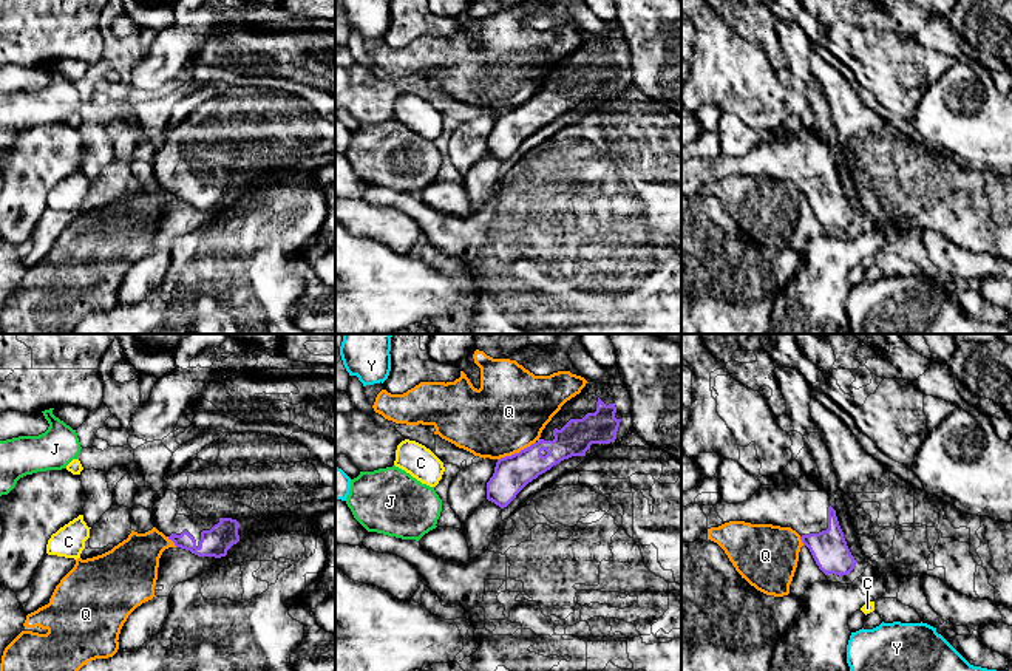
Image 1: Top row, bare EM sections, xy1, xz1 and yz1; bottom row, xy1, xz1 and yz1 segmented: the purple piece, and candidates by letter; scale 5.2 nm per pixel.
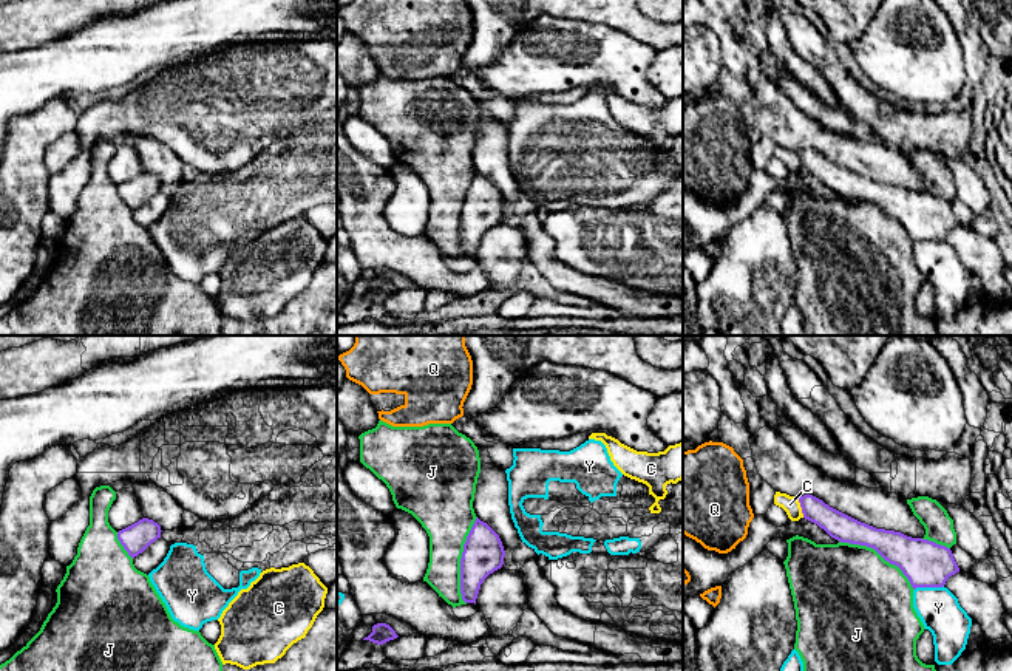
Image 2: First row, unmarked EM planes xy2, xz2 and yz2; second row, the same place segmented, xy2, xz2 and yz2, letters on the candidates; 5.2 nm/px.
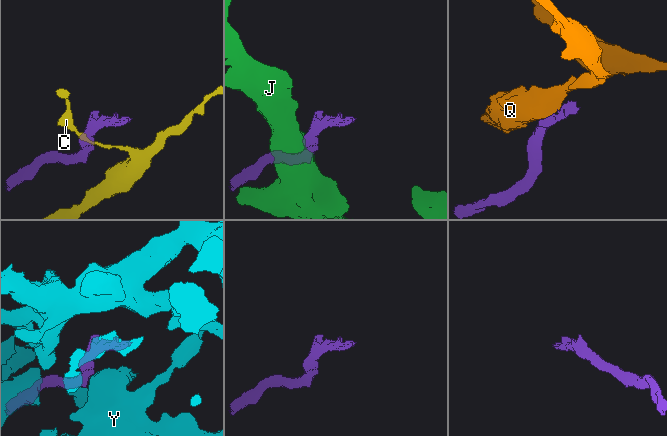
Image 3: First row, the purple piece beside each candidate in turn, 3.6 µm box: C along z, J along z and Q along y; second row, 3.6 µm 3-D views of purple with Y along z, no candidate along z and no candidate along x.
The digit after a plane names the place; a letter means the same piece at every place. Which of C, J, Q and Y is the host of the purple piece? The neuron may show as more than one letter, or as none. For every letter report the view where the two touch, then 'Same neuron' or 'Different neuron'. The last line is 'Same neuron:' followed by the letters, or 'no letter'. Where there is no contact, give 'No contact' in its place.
C: Touches purple in yz2. Different neuron
J: Touches purple in xz2. Different neuron
Q: Touches purple in xz1. Different neuron
Y: Touches purple in yz2. Different neuron
Same neuron: no letter

